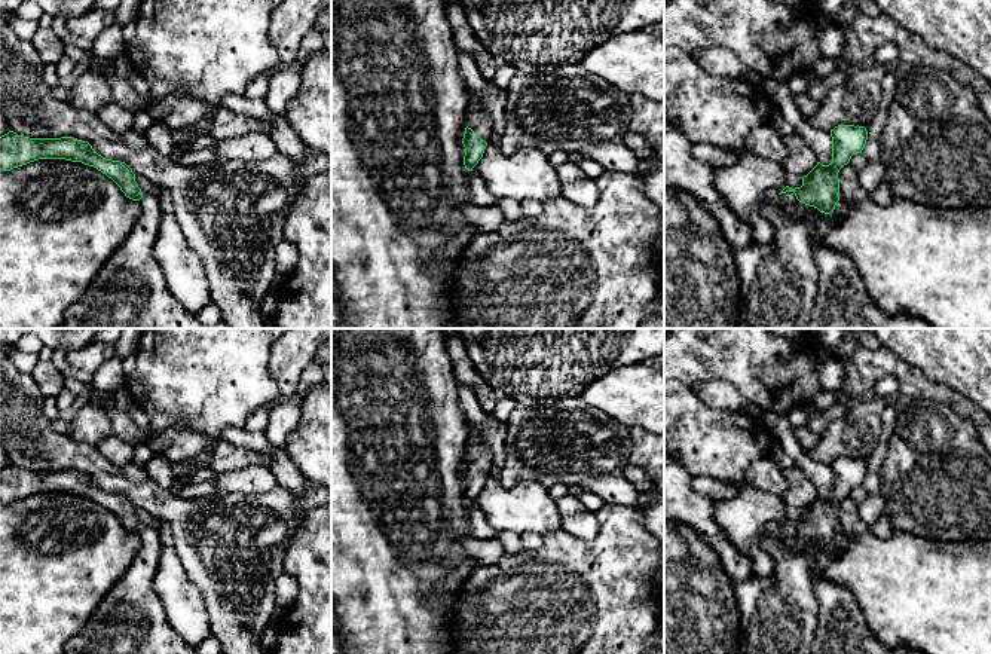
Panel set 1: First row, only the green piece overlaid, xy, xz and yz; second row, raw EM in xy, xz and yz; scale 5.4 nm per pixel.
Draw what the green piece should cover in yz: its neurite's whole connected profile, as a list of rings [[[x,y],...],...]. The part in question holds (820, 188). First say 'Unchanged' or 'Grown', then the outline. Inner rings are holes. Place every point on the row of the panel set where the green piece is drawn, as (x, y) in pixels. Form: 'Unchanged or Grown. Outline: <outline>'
Grown. Outline: [[[838,125],[831,129],[832,162],[817,165],[802,177],[801,187],[786,186],[779,195],[767,199],[761,207],[761,216],[776,229],[771,242],[752,241],[747,247],[734,253],[740,276],[738,328],[808,328],[814,312],[817,266],[811,245],[813,220],[808,216],[790,218],[782,214],[782,208],[802,202],[831,214],[839,201],[839,169],[853,155],[862,153],[868,131],[865,126]]]

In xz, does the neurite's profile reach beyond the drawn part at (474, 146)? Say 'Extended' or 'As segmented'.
Extended

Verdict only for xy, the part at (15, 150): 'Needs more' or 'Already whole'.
Needs more

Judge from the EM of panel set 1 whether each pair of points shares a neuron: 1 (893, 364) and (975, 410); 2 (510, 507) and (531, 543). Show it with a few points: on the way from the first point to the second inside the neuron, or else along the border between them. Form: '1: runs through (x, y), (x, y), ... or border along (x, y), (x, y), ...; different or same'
1: runs through (914, 382), (924, 390), (945, 394), (954, 400); same
2: border along (520, 532), (537, 532), (541, 535); different

